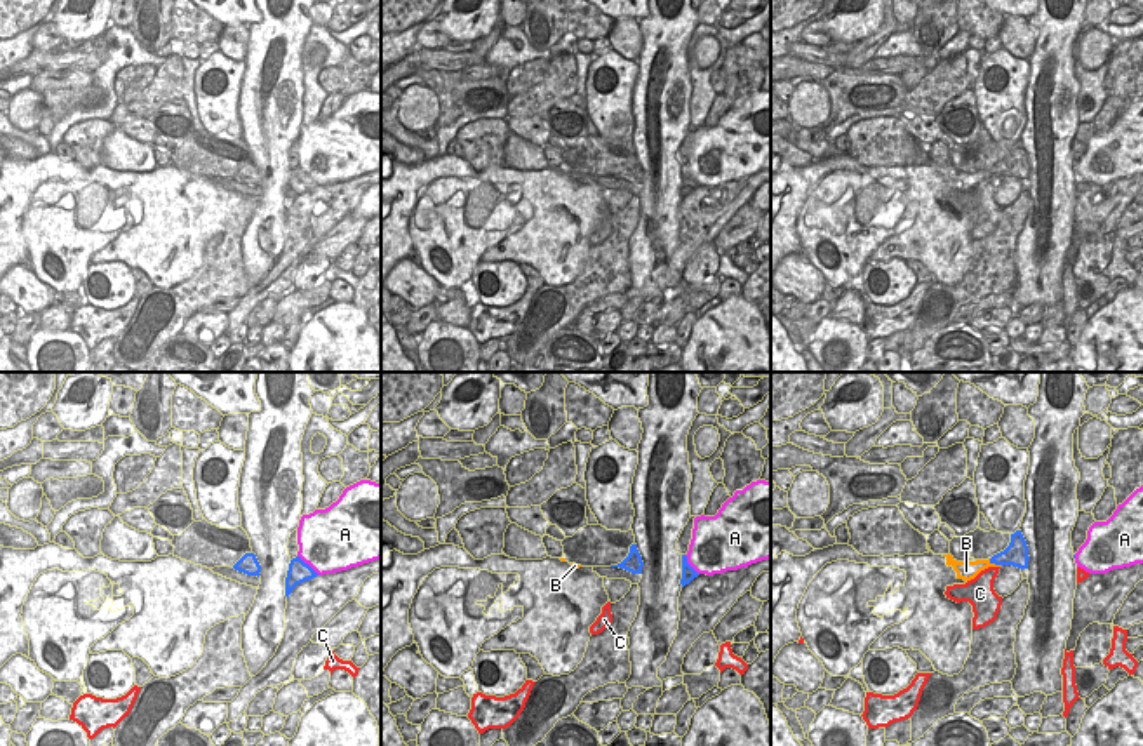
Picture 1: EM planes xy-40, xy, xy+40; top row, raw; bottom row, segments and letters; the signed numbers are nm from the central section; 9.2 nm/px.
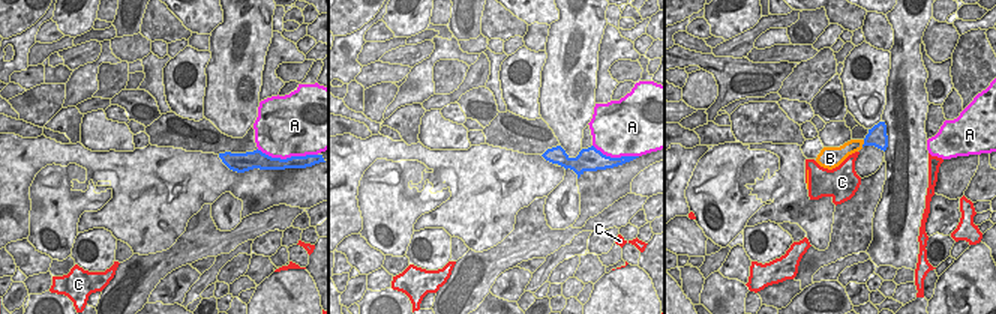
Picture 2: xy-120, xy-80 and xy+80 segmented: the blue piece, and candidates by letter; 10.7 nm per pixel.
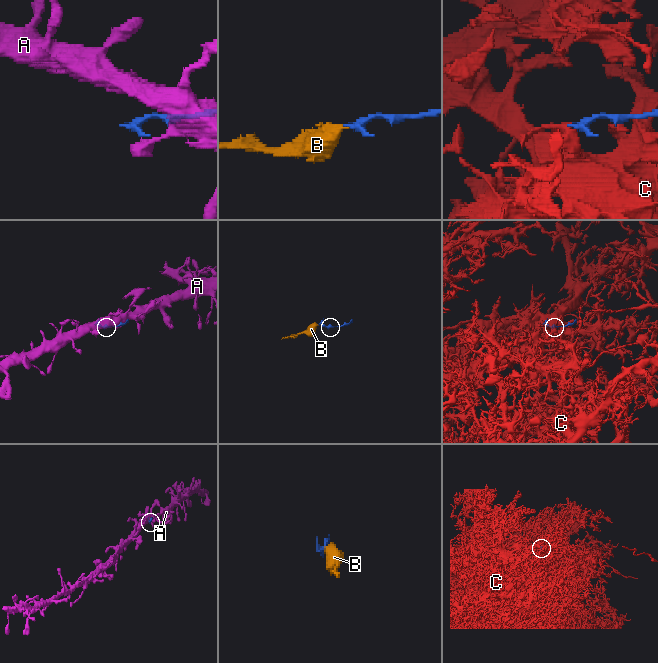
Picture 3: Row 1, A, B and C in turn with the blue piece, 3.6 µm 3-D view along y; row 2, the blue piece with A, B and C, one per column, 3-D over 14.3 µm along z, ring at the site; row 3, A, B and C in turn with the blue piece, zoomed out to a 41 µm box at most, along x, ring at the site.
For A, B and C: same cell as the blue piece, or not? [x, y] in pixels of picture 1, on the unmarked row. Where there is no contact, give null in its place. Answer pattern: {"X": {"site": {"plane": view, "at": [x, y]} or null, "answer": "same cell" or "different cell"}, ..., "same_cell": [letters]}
{"A": {"site": {"plane": "xy-40", "at": [307, 174]}, "answer": "different cell"}, "B": {"site": {"plane": "xy+40", "at": [995, 174]}, "answer": "same cell"}, "C": {"site": null, "answer": "different cell"}, "same_cell": ["B"]}

